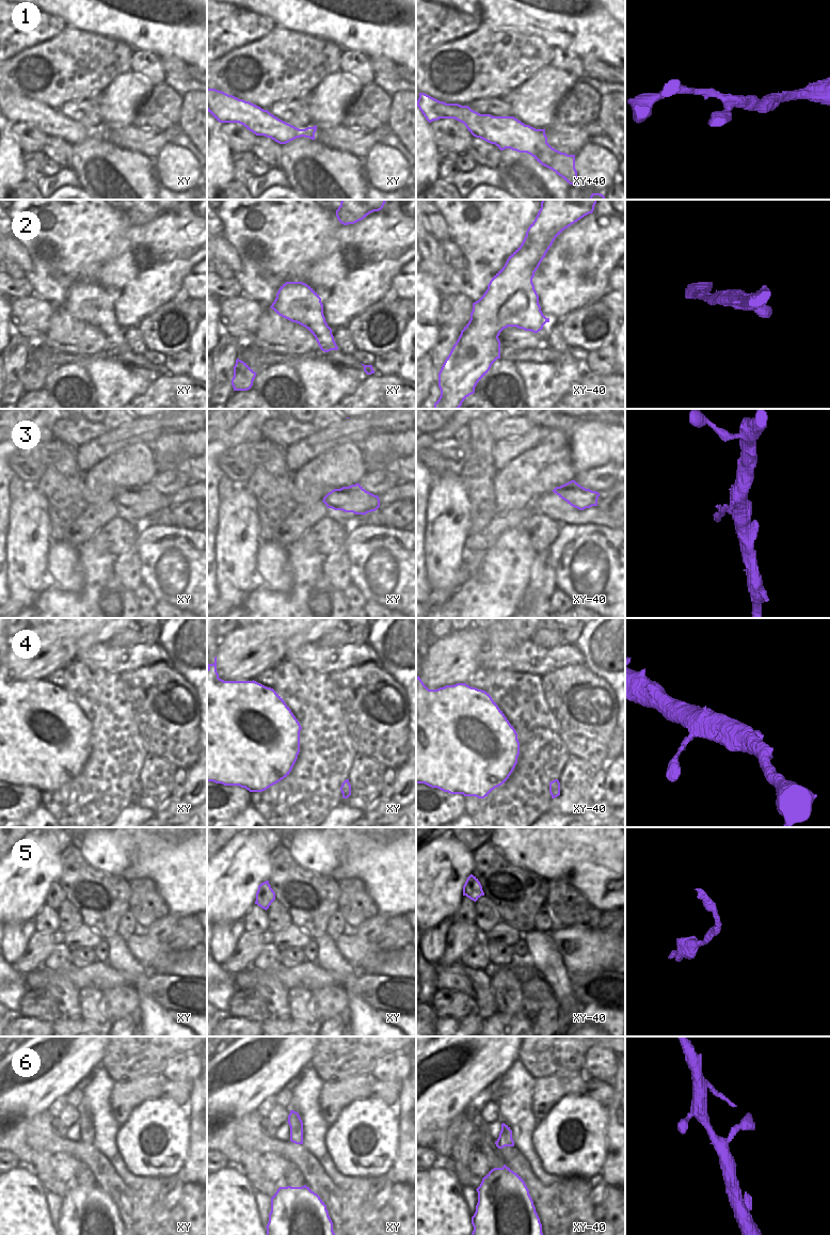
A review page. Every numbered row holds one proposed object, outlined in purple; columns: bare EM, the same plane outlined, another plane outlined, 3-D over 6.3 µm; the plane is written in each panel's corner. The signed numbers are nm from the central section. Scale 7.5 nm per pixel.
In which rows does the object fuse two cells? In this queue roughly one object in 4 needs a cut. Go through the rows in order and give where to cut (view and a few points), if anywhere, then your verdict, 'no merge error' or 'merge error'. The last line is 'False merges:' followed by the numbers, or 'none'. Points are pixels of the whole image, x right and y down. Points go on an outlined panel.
1: no cut | no merge error
2: no cut | no merge error
3: xy (325, 495), (323, 500) | merge error
4: no cut | no merge error
5: no cut | no merge error
6: no cut | no merge error
False merges: 3

